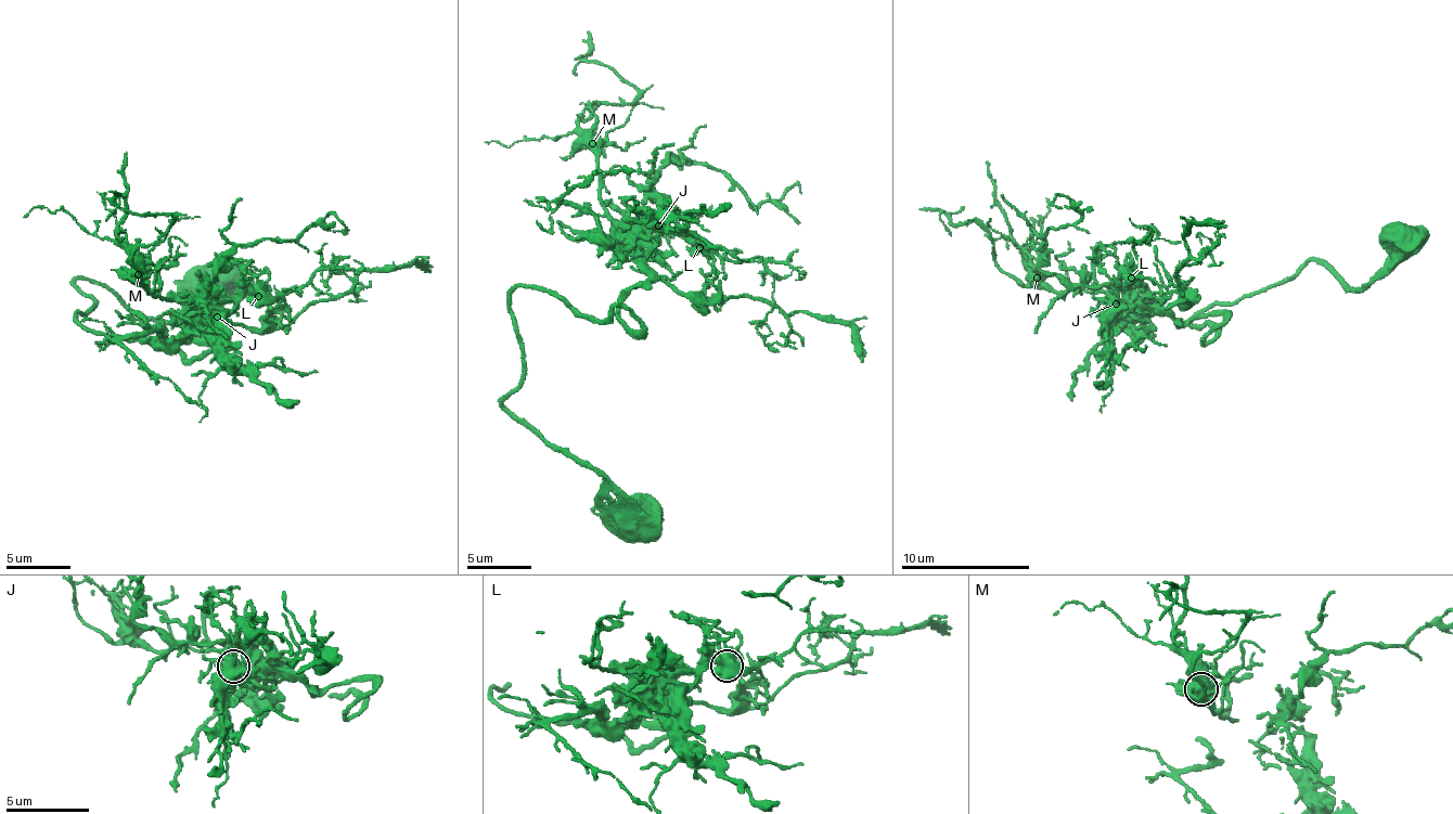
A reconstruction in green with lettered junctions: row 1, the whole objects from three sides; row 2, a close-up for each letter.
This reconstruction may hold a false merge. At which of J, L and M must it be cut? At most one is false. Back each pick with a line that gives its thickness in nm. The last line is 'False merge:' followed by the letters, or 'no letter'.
M: calibre 700 nm
False merge: M

